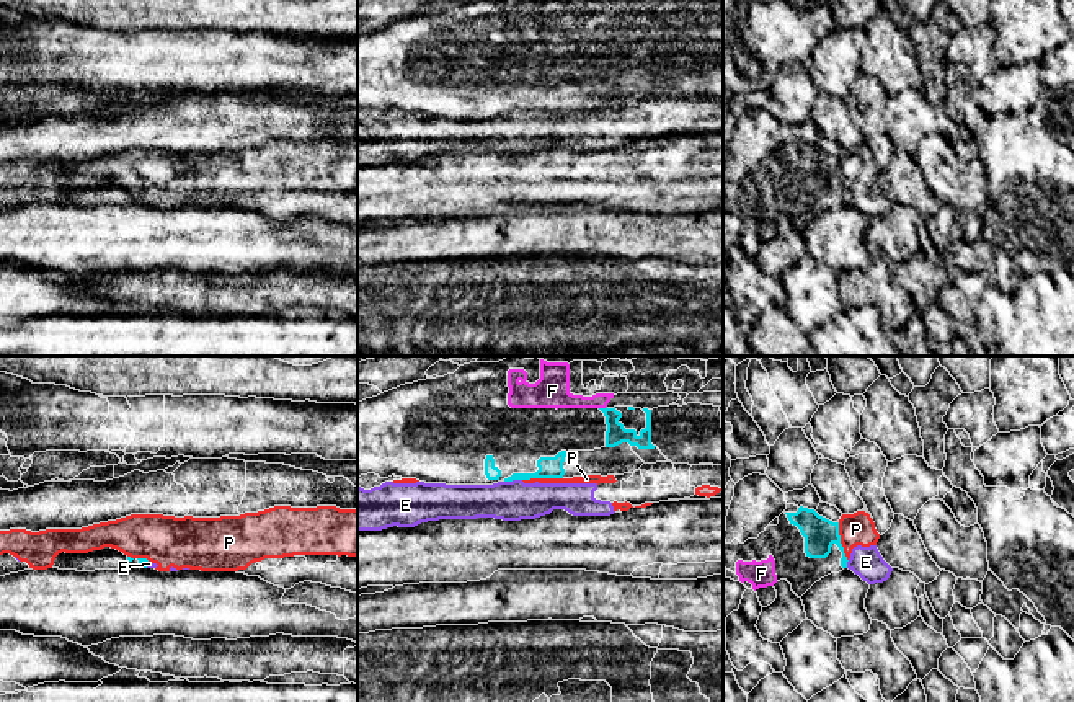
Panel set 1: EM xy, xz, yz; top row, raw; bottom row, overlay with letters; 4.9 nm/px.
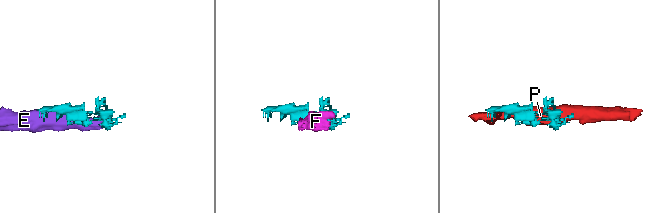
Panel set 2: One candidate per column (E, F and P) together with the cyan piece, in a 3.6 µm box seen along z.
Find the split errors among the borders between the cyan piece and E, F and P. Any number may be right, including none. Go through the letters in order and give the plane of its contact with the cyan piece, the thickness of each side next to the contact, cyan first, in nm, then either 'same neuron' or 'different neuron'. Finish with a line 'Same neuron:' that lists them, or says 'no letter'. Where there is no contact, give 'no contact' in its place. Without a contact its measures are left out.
E: meets cyan in xz; 110 nm thick on the cyan side, 190 nm on the other; different neuron
F: meets cyan in xz; 100 nm thick on the cyan side, 140 nm on the other; same neuron
P: meets cyan in xz; 110 nm thick on the cyan side, 50 nm on the other; different neuron
Same neuron: F

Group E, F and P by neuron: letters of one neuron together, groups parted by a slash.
E P / F

